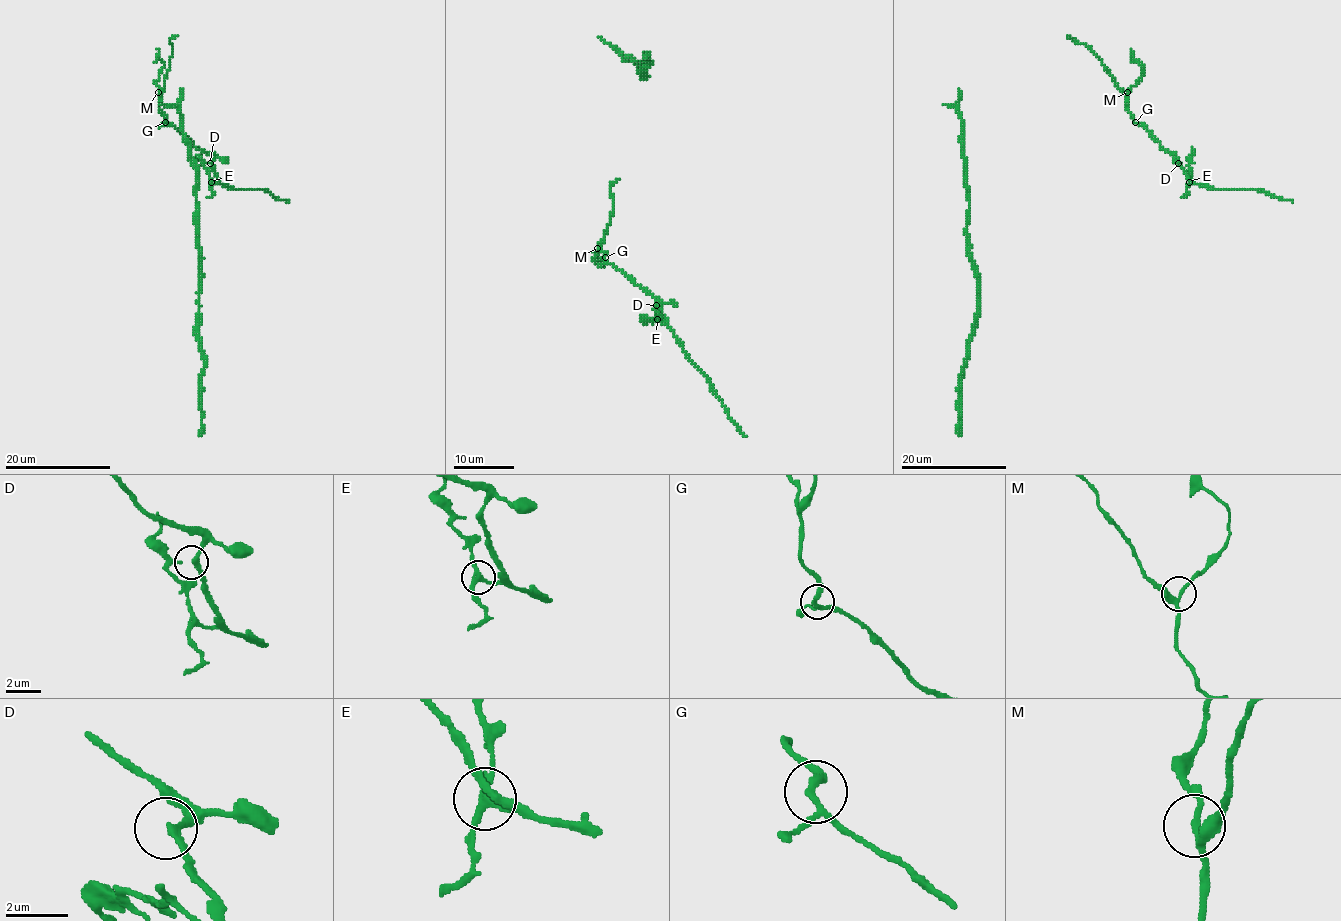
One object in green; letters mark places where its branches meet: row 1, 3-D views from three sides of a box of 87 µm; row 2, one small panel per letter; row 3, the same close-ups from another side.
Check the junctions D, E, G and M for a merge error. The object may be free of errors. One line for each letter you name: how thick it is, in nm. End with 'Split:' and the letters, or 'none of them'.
E: 190 nm
Split: E

